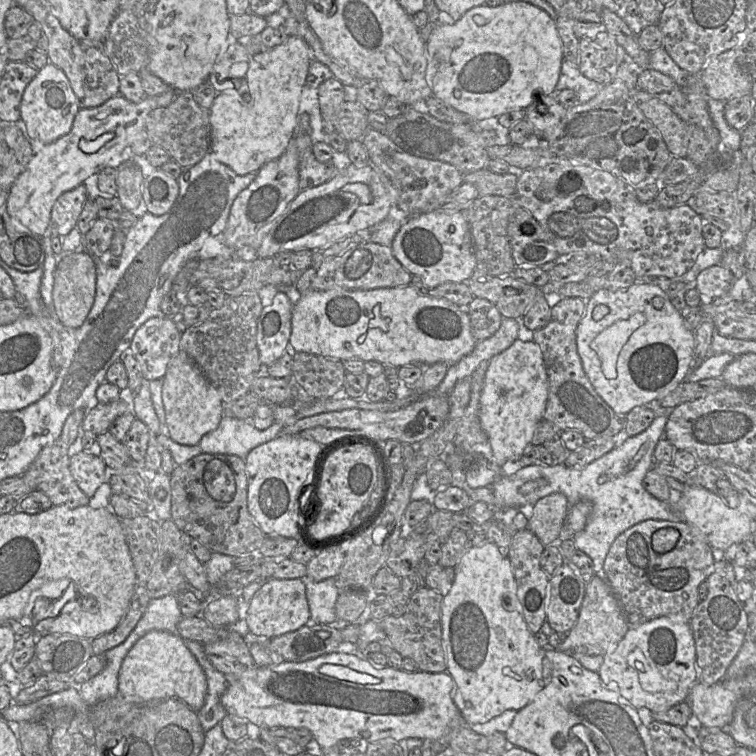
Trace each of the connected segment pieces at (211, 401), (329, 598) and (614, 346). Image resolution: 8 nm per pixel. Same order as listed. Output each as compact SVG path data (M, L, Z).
M181 350L170 361L163 378L162 400L169 437L181 445L198 444L204 435L218 427L224 416L224 403L219 392L190 356Z
M305 577L303 580L310 610L310 618L305 625L312 626L335 622L338 619L335 612L335 603L340 594L335 578L315 581Z
M637 312L627 319L615 321L601 331L590 343L601 362L601 370L607 379L617 376L618 355L629 336L646 321L646 316Z

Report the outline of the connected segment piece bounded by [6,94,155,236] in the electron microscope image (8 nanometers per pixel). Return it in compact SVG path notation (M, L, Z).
M118 94L98 107L80 108L68 134L52 143L37 145L33 157L11 186L7 195L6 210L15 229L19 232L31 232L38 236L47 235L52 207L58 197L83 184L90 176L97 175L109 161L122 152L130 153L132 139L145 130L148 117L153 109L155 109L155 102L152 98L145 97L140 103L133 103Z

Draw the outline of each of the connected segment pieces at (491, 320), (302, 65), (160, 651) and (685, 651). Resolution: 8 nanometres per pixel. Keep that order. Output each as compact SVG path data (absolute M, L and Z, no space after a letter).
M473 298L467 307L467 313L476 341L492 336L502 321L502 316L496 306L484 298Z
M289 36L285 43L250 57L249 68L245 75L250 96L249 102L246 102L235 89L226 89L217 93L209 109L209 123L211 127L210 152L219 162L238 175L246 175L257 173L266 163L277 160L285 152L296 133L300 97L312 59L314 59L312 50L305 40Z
M152 630L141 637L125 656L118 674L118 696L130 704L146 704L178 698L195 712L204 705L207 678L182 637Z
M658 617L630 627L621 641L603 655L603 663L597 673L603 684L615 682L618 694L636 709L645 707L655 713L687 700L698 679L690 624Z

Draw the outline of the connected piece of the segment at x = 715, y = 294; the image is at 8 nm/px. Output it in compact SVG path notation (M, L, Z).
M713 265L702 270L695 280L695 288L701 295L701 302L708 303L721 298L732 288L734 277L723 265Z

